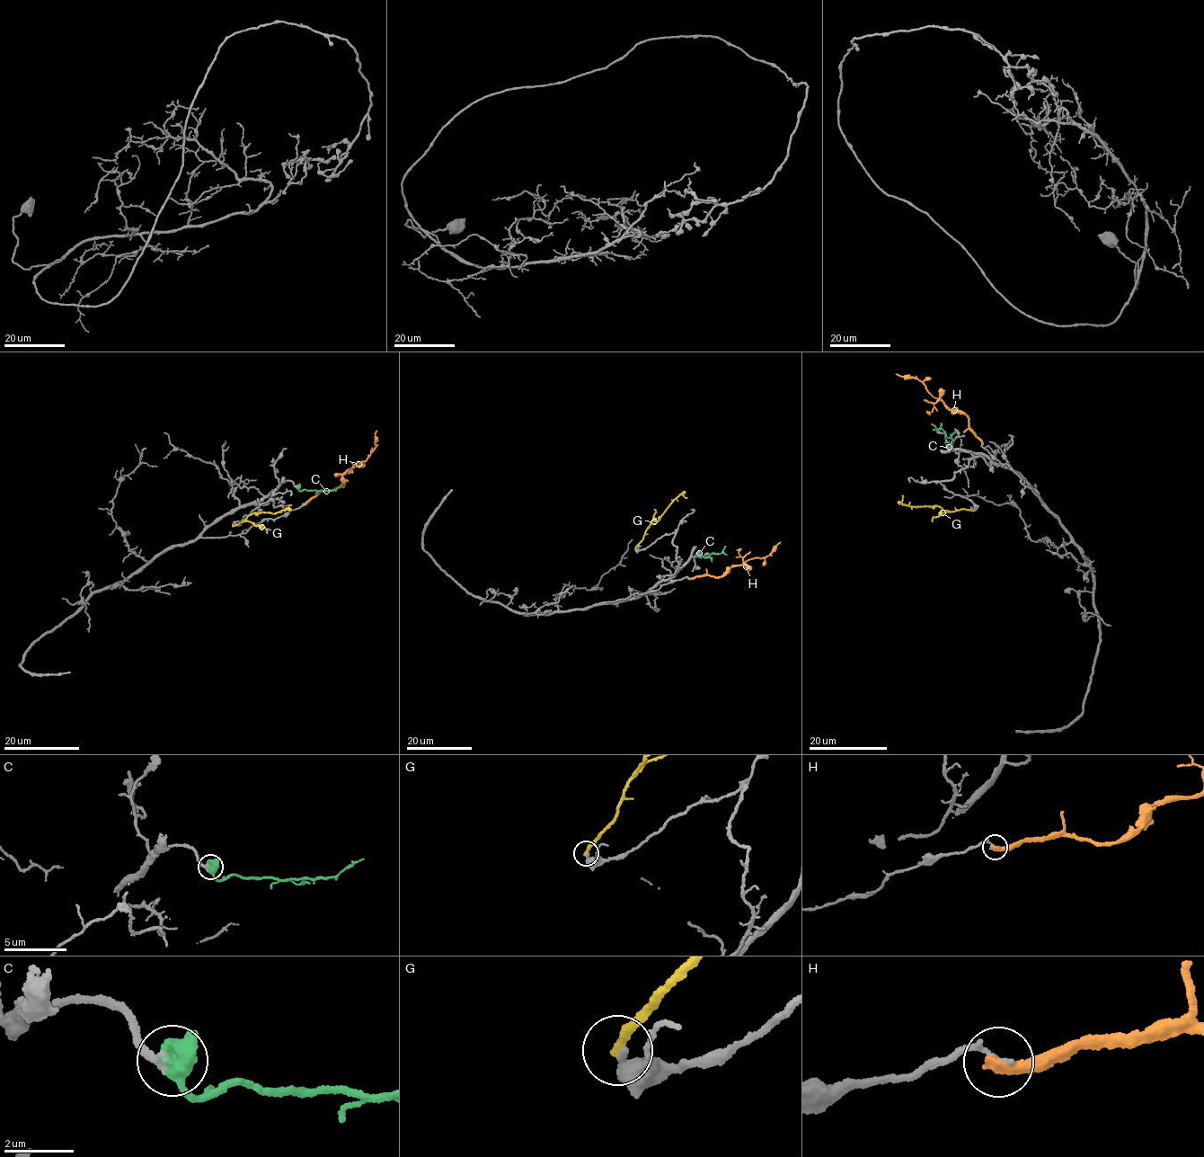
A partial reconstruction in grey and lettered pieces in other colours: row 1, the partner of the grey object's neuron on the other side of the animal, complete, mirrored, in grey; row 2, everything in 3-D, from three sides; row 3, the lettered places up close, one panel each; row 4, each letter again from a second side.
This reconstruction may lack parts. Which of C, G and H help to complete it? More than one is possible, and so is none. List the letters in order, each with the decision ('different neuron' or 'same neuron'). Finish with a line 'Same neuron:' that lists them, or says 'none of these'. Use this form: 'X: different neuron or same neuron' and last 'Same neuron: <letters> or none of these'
C: same neuron
G: different neuron
H: different neuron
Same neuron: C

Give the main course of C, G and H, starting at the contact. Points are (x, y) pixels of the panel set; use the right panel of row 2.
C: (949, 447), (951, 449), (951, 438), (944, 436), (941, 428), (933, 429)
G: (975, 511), (962, 508), (951, 511), (936, 504), (910, 506), (902, 503), (902, 496)
H: (982, 443), (968, 425), (968, 417), (963, 413), (956, 413), (934, 397), (919, 380), (896, 373)

